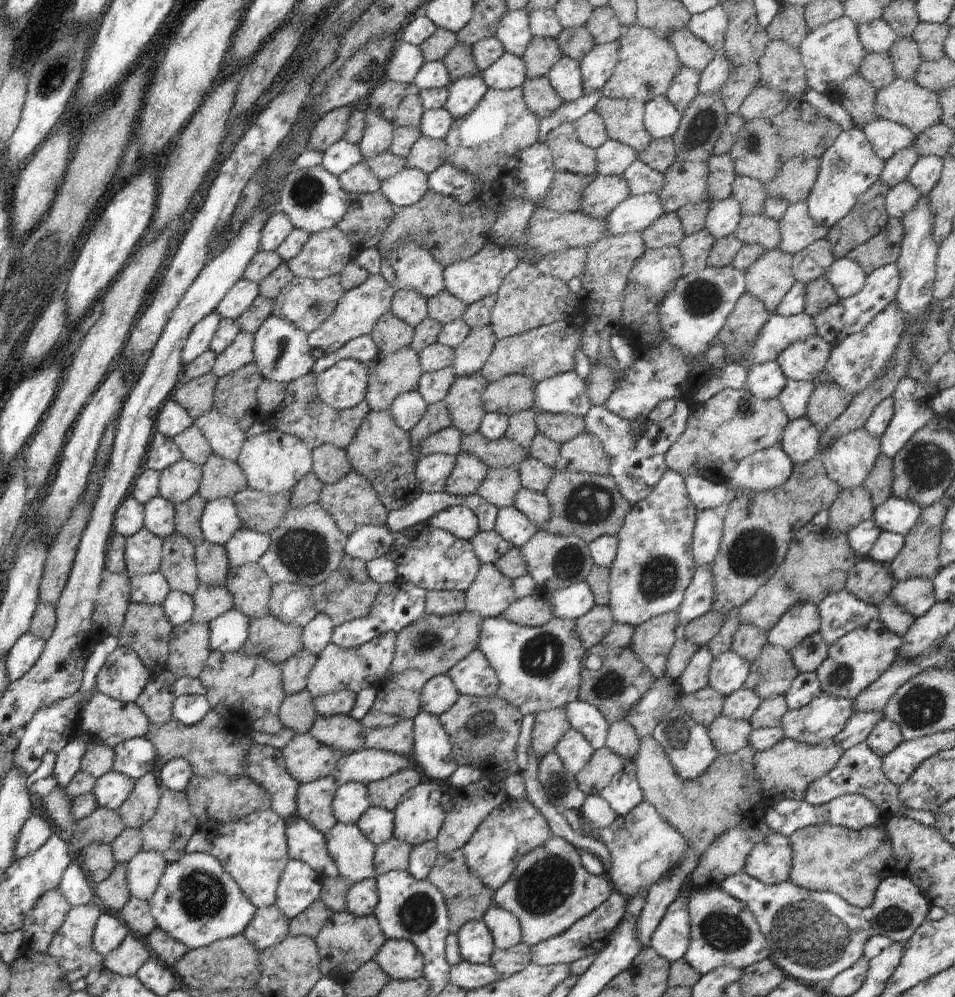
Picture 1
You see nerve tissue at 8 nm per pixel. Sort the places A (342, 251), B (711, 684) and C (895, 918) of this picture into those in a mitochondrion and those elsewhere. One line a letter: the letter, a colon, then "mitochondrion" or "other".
A: other
B: other
C: mitochondrion

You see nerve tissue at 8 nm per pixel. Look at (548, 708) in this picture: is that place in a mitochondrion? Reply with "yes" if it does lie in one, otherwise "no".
no

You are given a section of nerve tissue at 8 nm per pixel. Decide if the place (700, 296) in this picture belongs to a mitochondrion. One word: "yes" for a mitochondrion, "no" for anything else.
yes

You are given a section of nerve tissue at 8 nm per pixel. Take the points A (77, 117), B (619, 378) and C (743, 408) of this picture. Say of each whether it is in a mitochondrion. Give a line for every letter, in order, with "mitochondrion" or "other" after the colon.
A: other
B: other
C: mitochondrion

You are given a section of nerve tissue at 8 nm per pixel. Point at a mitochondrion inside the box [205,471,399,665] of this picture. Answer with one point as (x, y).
(305, 552)

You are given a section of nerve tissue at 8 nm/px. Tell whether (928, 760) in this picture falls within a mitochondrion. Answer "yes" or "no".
no

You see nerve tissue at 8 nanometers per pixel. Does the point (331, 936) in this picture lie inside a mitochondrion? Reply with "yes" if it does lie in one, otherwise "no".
no

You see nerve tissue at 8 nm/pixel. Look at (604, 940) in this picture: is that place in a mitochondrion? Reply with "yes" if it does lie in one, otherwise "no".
no

